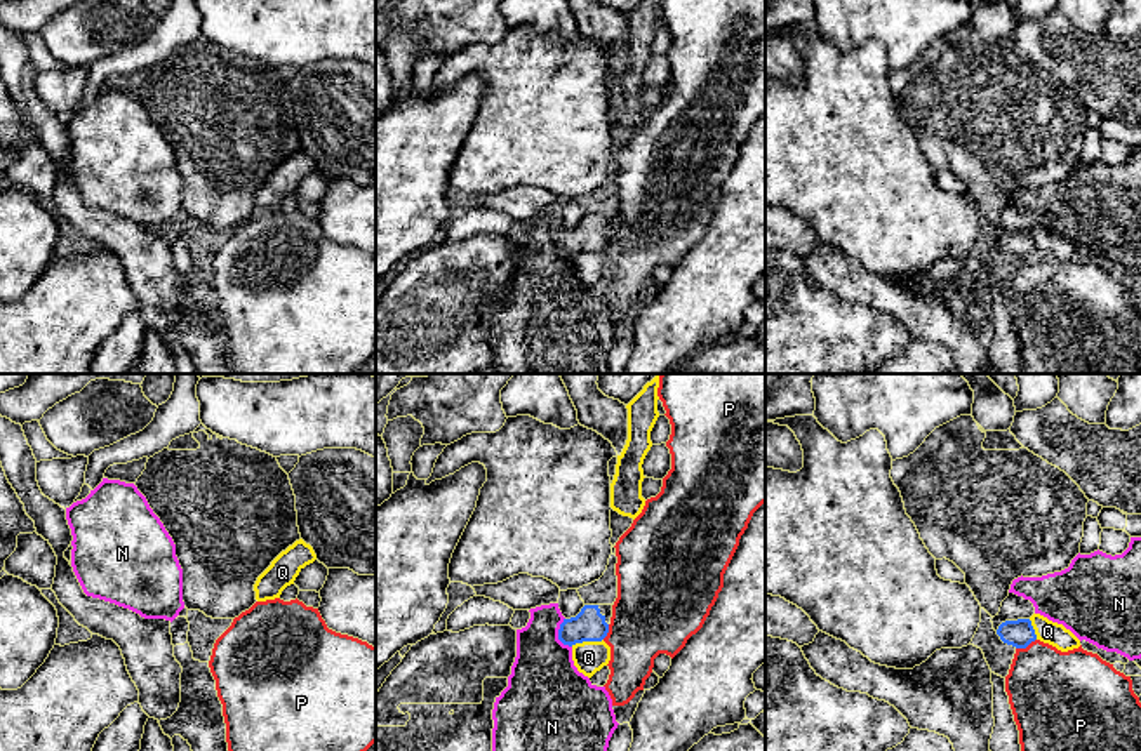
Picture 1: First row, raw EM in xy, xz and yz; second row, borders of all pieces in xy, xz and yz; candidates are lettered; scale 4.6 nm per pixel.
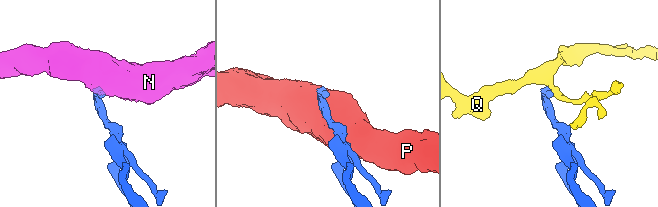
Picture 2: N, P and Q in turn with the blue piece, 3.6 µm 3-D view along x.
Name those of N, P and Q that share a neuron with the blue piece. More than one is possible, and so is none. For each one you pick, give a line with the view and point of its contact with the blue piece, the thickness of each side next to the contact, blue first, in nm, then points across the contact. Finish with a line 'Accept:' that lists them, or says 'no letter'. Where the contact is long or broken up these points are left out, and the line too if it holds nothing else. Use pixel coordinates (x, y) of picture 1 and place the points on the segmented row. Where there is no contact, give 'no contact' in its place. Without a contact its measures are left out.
Accept: no letter

